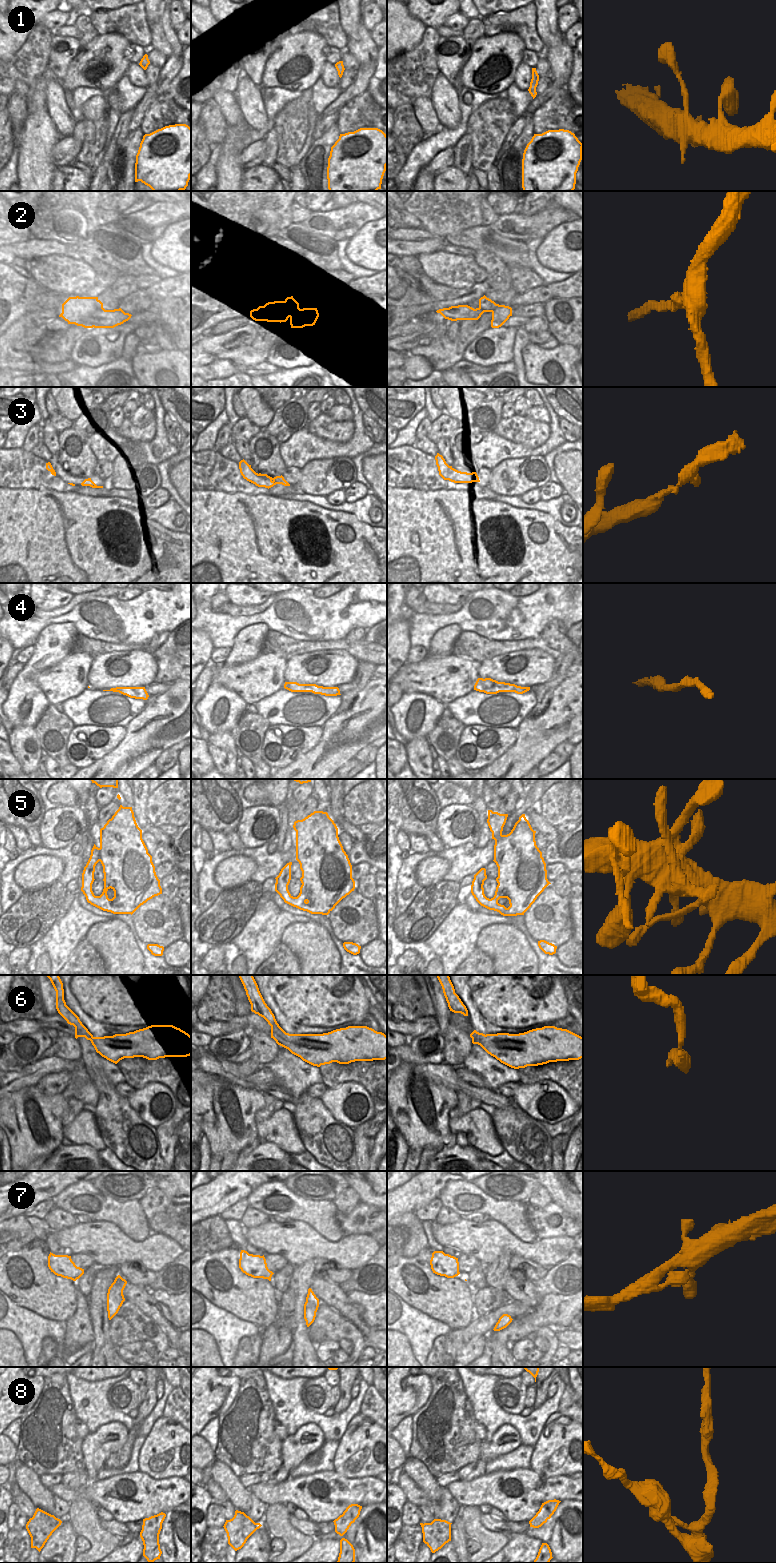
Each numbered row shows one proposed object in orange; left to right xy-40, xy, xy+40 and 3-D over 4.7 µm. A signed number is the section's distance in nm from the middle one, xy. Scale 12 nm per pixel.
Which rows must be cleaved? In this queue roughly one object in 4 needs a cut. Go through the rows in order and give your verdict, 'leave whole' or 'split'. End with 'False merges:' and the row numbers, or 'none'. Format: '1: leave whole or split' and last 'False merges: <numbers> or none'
1: leave whole
2: leave whole
3: leave whole
4: leave whole
5: leave whole
6: split
7: leave whole
8: split
False merges: 6, 8

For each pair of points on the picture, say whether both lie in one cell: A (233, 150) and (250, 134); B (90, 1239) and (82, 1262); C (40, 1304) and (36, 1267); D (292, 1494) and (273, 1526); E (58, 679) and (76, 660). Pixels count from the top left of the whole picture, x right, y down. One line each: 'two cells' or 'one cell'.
A: two cells
B: two cells
C: one cell
D: two cells
E: one cell

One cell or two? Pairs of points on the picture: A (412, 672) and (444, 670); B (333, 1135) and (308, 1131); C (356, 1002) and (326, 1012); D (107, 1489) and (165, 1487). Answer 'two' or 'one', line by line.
A: one
B: one
C: one
D: one

